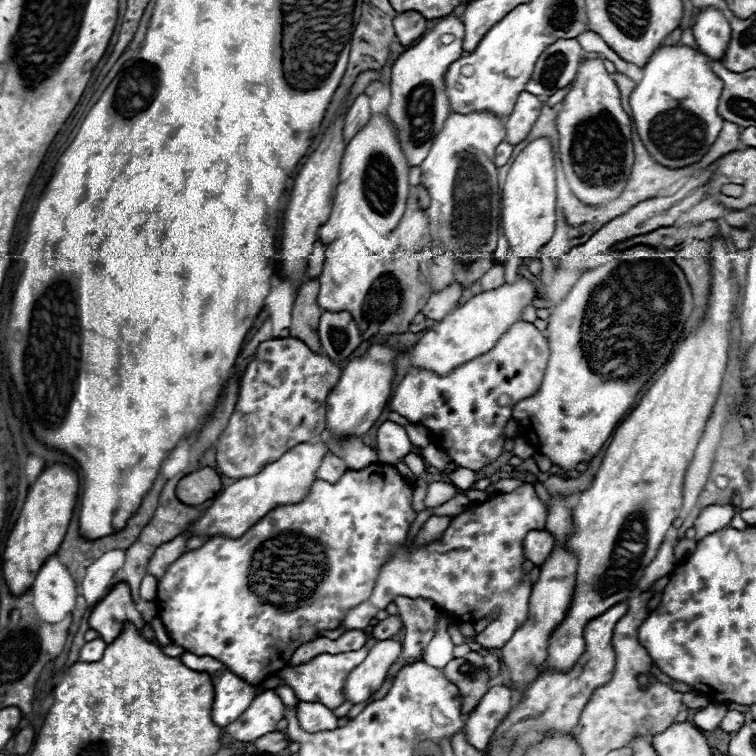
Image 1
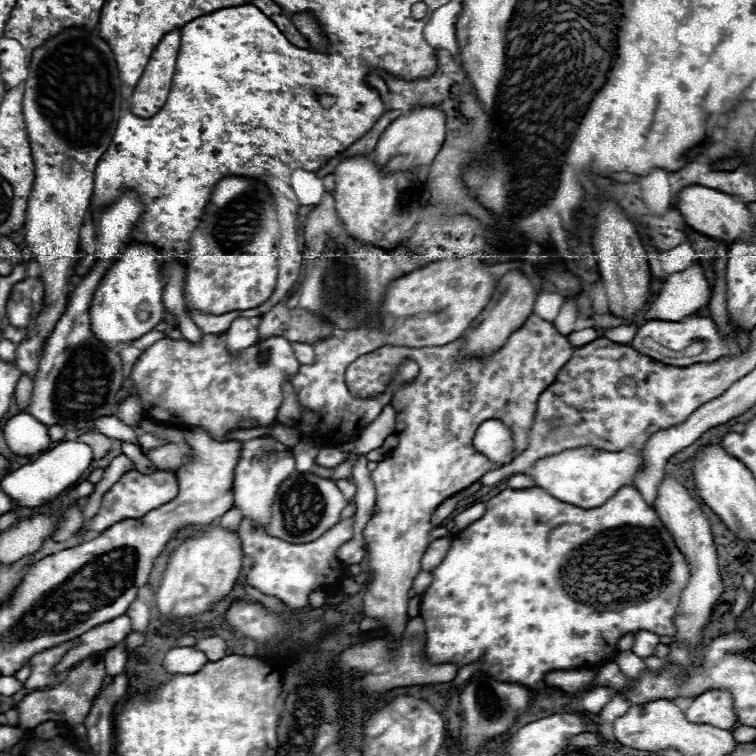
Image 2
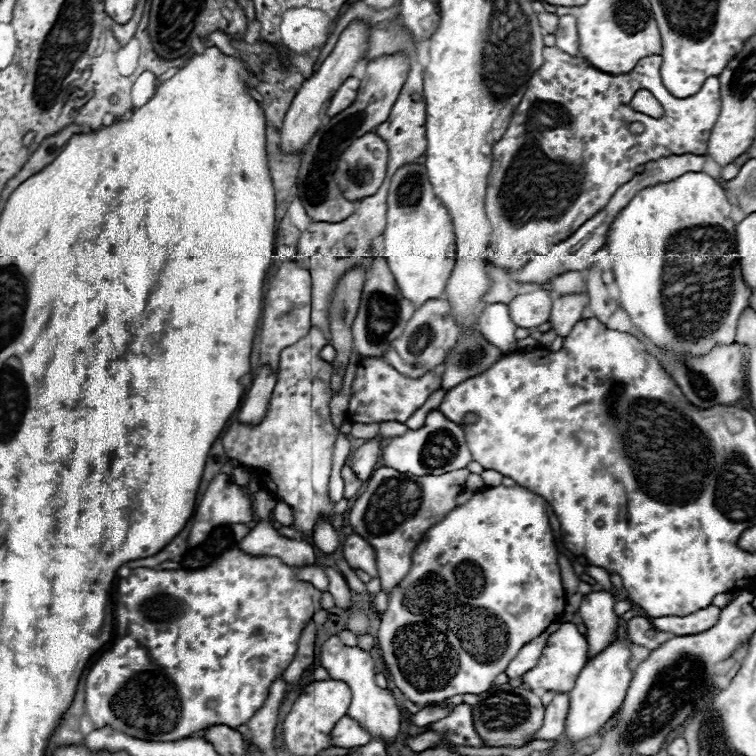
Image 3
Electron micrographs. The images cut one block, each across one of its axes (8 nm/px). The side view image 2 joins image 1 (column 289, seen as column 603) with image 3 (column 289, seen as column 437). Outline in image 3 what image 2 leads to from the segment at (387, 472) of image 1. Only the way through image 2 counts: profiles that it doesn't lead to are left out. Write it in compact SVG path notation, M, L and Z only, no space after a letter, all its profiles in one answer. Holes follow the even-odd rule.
M238 546L228 548L212 566L202 569L152 570L152 568L136 568L128 578L118 580L118 600L114 608L114 644L106 650L100 660L96 660L86 676L86 700L84 708L94 728L116 728L132 738L152 740L152 742L174 742L196 734L212 724L226 724L236 728L246 724L266 702L270 684L284 672L284 668L292 662L296 654L296 644L302 628L312 618L316 610L320 610L320 590L316 590L310 582L296 580L296 572L300 568L290 568L272 556L250 556L238 550Z

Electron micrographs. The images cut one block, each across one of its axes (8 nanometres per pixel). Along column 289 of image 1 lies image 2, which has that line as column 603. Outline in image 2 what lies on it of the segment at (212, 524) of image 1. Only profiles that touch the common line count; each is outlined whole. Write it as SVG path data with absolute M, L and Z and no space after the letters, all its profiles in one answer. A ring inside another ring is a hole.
M574 448L538 460L530 468L528 476L534 478L536 486L548 490L558 500L564 500L578 508L598 508L606 500L610 500L620 488L634 486L632 480L640 472L642 464L644 462L640 460L640 454L606 452L596 448Z

